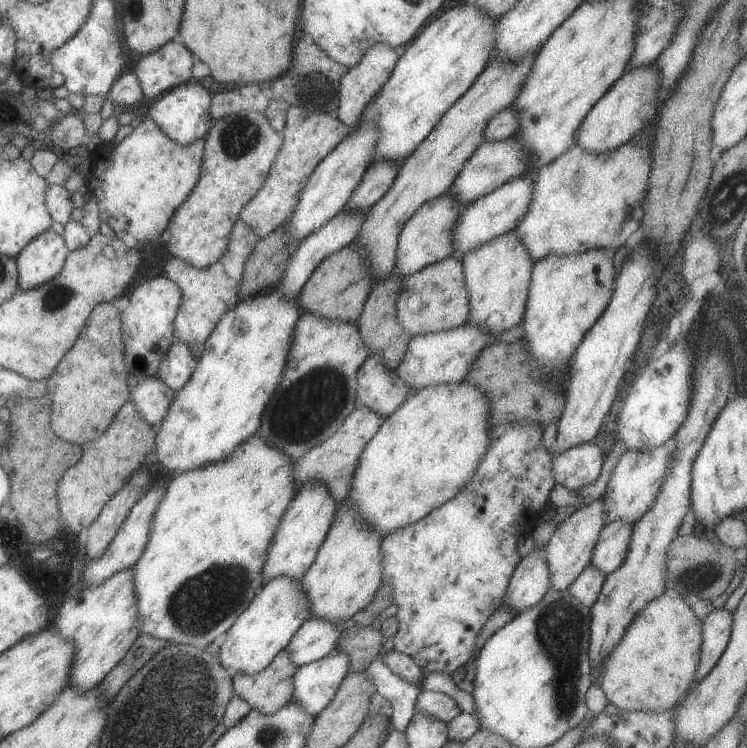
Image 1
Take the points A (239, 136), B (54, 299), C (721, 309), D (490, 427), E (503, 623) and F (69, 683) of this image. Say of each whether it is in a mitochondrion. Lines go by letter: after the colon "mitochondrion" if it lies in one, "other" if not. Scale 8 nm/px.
A: mitochondrion
B: mitochondrion
C: mitochondrion
D: other
E: other
F: other

